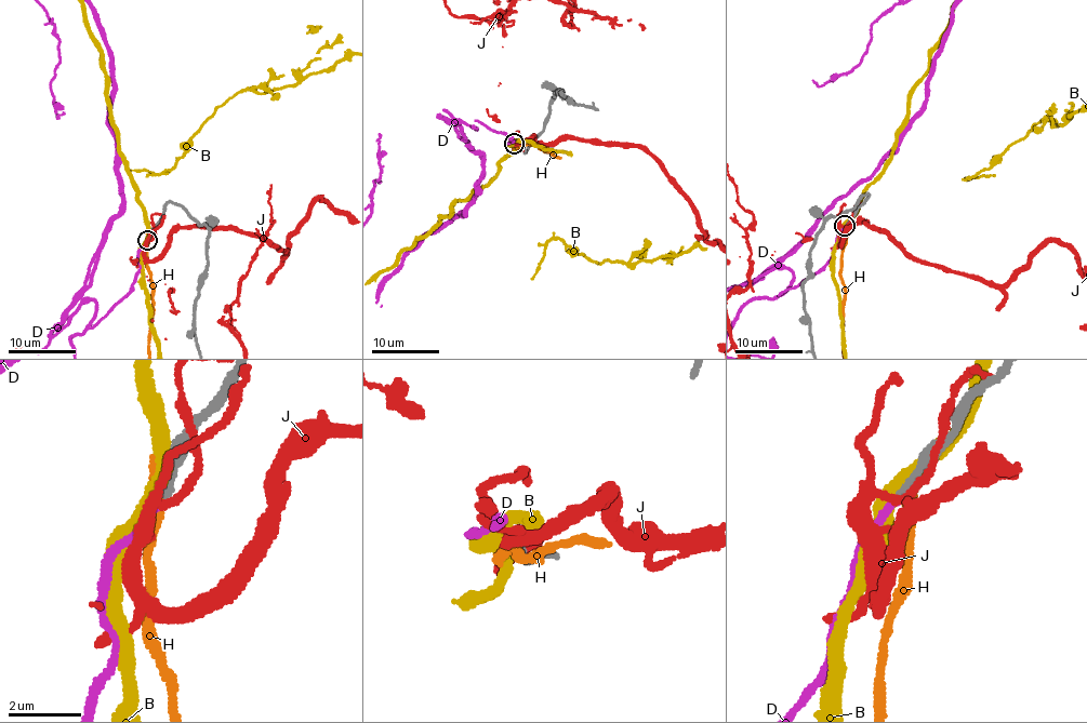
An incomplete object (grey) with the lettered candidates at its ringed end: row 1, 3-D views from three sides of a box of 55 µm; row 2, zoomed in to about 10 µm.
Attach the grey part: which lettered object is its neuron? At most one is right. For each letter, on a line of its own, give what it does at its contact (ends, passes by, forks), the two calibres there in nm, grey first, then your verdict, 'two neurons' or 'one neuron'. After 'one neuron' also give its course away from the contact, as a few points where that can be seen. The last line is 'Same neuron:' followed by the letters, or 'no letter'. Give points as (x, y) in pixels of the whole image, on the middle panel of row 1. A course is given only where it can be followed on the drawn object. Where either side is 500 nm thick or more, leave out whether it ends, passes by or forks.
B: it passes by; calibres 380 and 340 nm; two neurons
D: it ends; calibres 200 and 220 nm; one neuron
H: it ends; calibres 280 and 360 nm; two neurons
J: it forks; calibres 220 and 190 nm; two neurons
Same neuron: D

